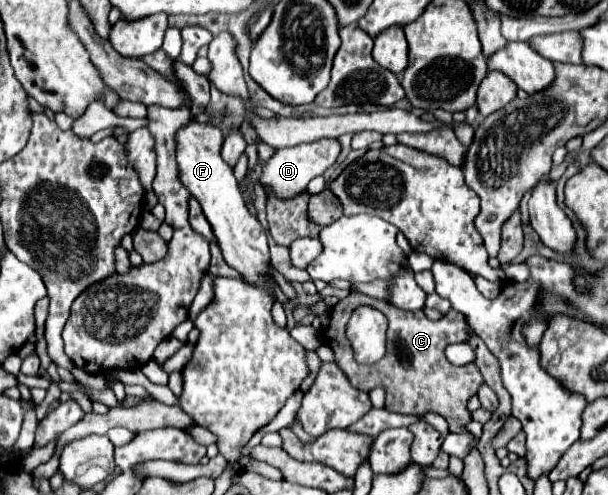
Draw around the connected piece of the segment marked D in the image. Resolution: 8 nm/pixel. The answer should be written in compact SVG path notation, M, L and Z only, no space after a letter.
M319 139L313 143L289 147L289 149L277 149L277 153L265 163L263 175L259 181L261 181L261 185L273 187L273 191L279 197L295 197L297 193L307 189L307 183L313 177L323 175L323 171L327 171L337 161L339 153L341 153L341 143L337 139Z

